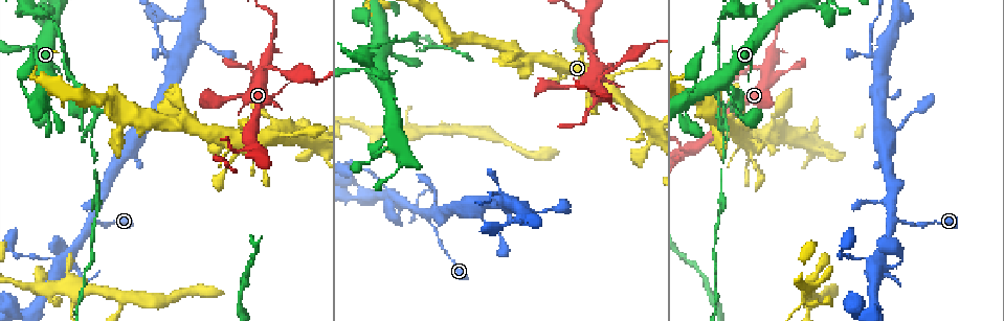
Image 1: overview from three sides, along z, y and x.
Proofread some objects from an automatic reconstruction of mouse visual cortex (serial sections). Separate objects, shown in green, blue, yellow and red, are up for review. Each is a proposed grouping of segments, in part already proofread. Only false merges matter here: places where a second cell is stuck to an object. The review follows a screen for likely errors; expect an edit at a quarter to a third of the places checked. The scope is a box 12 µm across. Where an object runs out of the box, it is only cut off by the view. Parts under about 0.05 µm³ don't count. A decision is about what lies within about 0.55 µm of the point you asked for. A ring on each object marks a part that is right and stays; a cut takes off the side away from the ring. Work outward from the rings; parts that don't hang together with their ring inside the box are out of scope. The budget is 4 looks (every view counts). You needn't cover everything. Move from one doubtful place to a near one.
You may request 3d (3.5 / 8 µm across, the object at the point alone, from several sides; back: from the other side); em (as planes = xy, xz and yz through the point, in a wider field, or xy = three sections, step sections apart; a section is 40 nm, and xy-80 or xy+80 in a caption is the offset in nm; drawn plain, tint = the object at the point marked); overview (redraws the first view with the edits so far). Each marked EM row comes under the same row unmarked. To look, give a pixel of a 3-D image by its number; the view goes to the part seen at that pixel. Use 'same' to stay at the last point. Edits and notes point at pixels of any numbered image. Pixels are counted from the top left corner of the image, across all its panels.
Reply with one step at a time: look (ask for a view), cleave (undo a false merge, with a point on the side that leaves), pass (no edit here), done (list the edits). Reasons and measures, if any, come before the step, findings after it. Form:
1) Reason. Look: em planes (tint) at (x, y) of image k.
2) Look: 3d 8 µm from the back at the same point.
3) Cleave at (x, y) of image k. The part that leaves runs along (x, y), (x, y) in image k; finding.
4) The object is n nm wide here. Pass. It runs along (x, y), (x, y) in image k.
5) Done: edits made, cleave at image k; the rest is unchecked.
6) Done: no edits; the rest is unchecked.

Look: 3d 3.5 µm at (264, 66) of image 1.

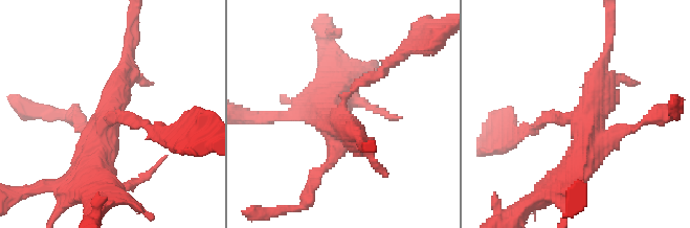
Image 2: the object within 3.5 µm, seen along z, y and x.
Look: em xy step 3 (tint) at (107, 116) of image 2.

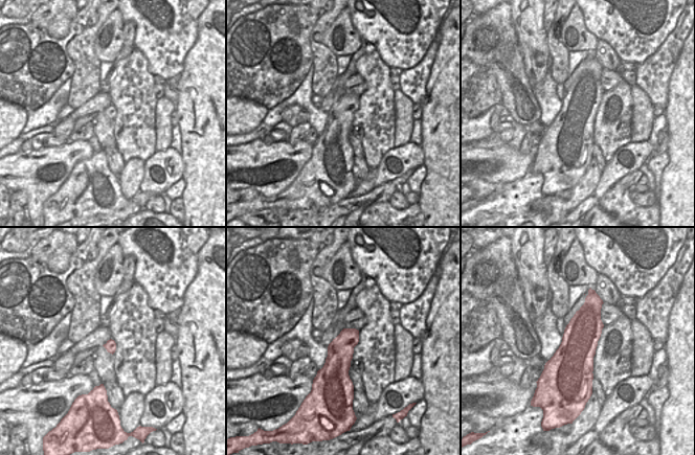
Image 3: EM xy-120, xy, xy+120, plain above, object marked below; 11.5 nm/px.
Cleave at (143, 123) of image 2. The part that leaves runs along (113, 116), (171, 136), (197, 133) in image 2; two cells meet here.

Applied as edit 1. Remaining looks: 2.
Four-way junction. Look: 3d 3.5 µm at (397, 199) of image 1.

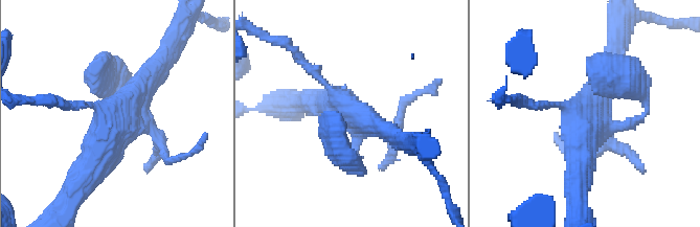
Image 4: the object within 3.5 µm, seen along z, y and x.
Look: em xy step 2 (tint) at (121, 112) of image 4.

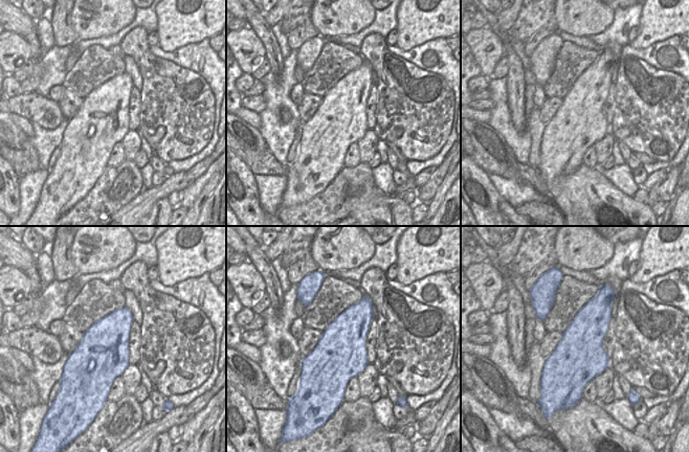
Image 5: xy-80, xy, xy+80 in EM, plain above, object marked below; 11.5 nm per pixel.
Pass. Continuous, no second cell.

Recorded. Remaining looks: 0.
Done: edits made, cleave at image 2; the rest is unchecked.

